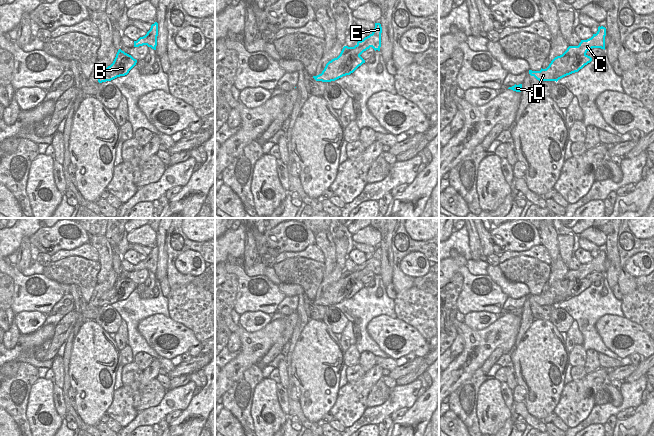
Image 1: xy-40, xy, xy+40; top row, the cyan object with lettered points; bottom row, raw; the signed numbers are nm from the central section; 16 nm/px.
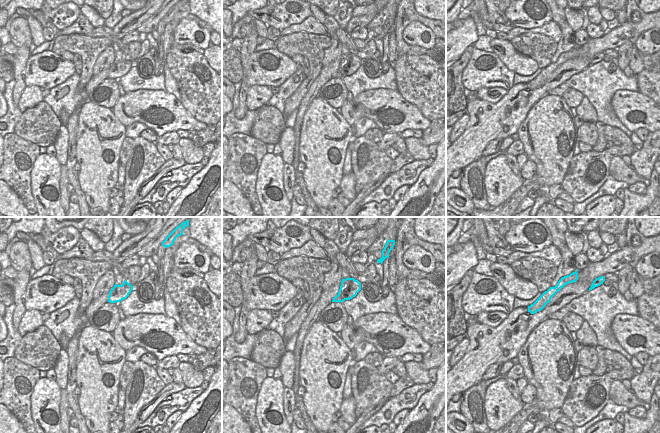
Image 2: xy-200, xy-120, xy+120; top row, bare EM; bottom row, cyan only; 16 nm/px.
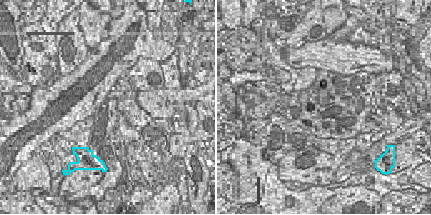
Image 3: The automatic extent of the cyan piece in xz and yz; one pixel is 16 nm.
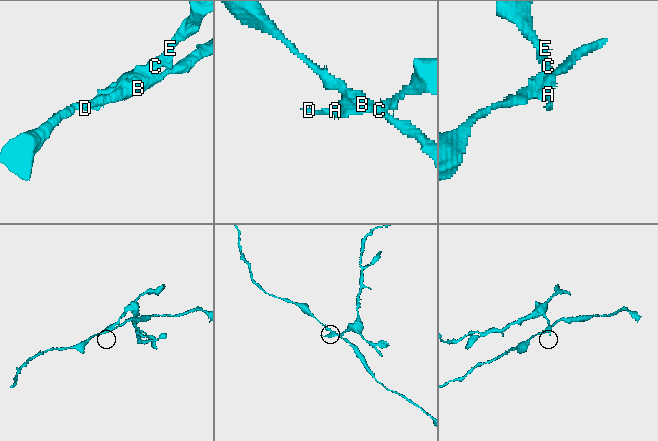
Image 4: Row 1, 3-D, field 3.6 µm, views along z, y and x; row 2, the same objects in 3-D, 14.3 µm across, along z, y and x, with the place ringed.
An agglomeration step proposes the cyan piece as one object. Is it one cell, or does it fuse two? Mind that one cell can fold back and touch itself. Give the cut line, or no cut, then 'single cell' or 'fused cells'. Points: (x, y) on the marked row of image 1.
cut in xy along (359, 53), (351, 54), (343, 75); fused cells

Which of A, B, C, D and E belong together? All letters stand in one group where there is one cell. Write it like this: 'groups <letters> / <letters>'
groups A C D E / B

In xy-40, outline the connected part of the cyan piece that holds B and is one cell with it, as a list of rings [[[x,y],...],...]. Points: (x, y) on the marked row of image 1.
[[[128,54],[125,57],[124,61],[122,60],[122,58],[118,58],[118,59],[116,59],[115,63],[118,68],[118,75],[125,76],[136,65],[137,60]]]

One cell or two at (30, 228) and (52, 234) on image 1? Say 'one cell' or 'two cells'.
two cells

